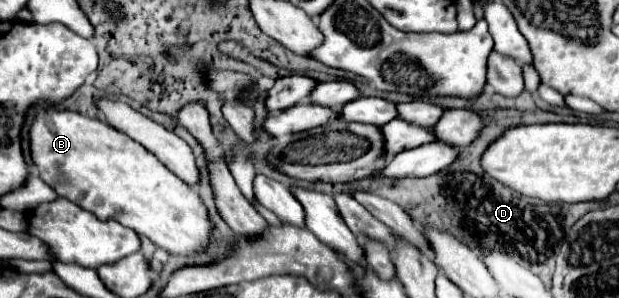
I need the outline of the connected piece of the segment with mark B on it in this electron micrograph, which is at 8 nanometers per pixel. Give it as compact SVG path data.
M41 109L31 125L31 157L39 171L39 177L51 185L59 197L65 197L83 209L91 209L99 219L115 217L121 225L137 231L139 235L147 235L157 247L169 251L171 255L195 255L211 245L213 237L213 221L199 193L181 181L175 173L171 173L149 149L141 143L133 141L125 133L107 125L105 121L85 117L75 111L57 111L57 109Z

